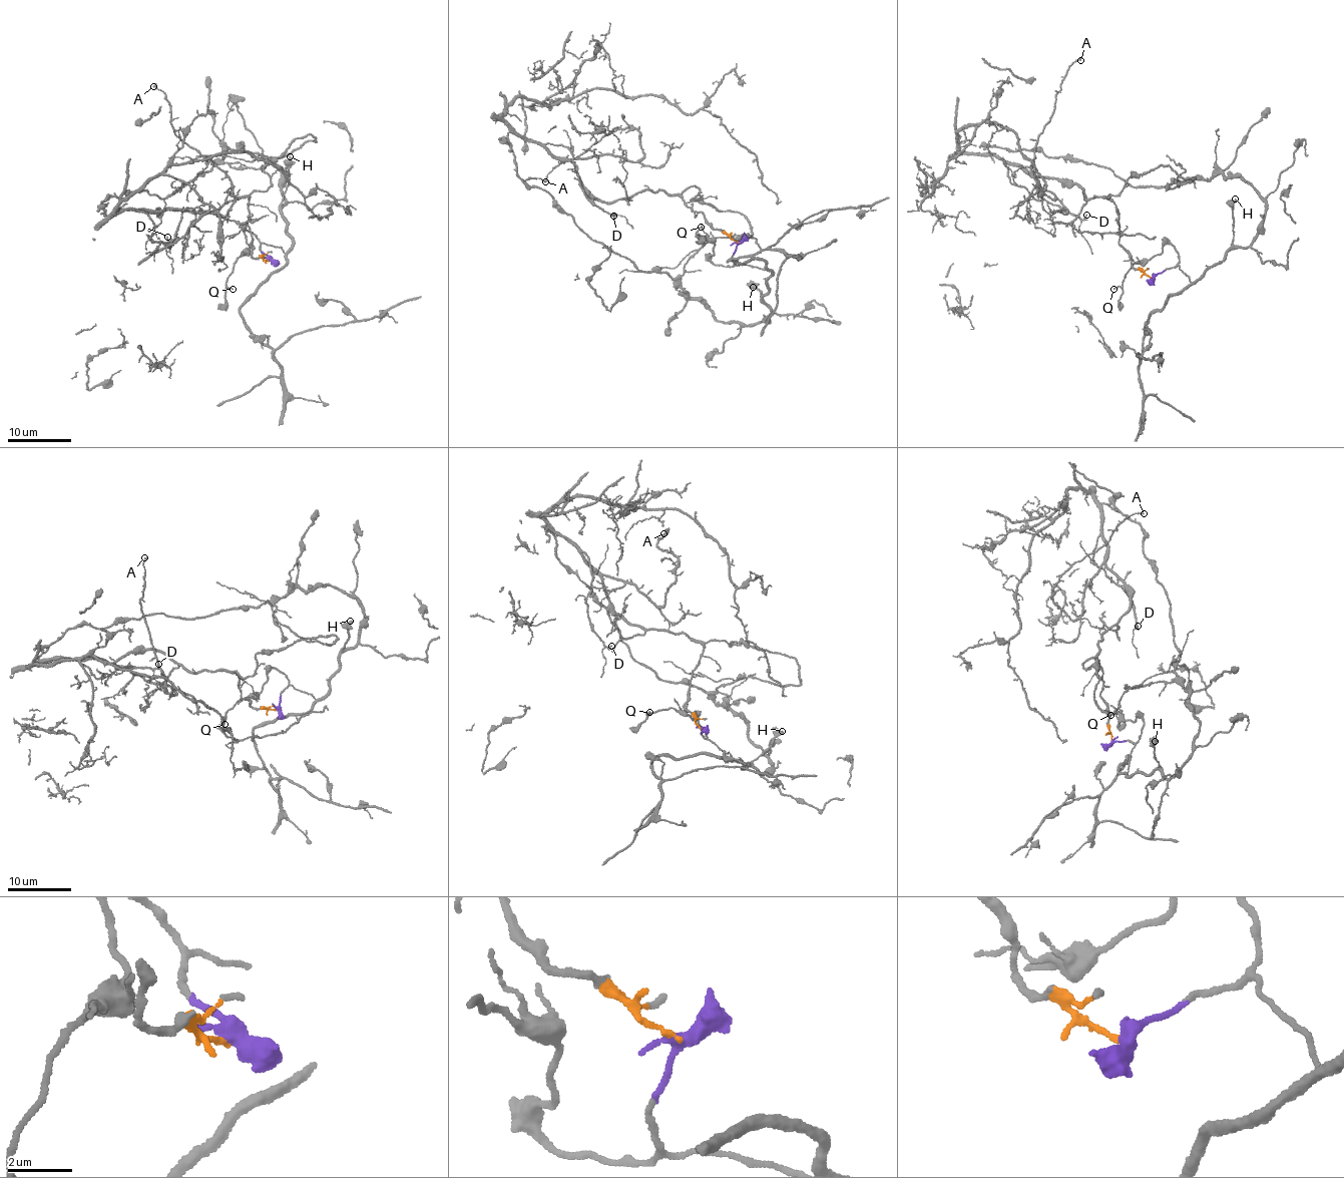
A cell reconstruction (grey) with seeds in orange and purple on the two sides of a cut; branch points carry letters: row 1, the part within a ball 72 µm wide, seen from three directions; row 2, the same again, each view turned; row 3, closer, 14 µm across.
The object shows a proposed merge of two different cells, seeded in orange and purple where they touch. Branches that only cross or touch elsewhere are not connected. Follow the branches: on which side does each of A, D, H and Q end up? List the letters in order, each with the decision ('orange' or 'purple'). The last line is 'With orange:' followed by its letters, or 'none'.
A: orange
D: orange
H: purple
Q: purple
With orange: A, D

